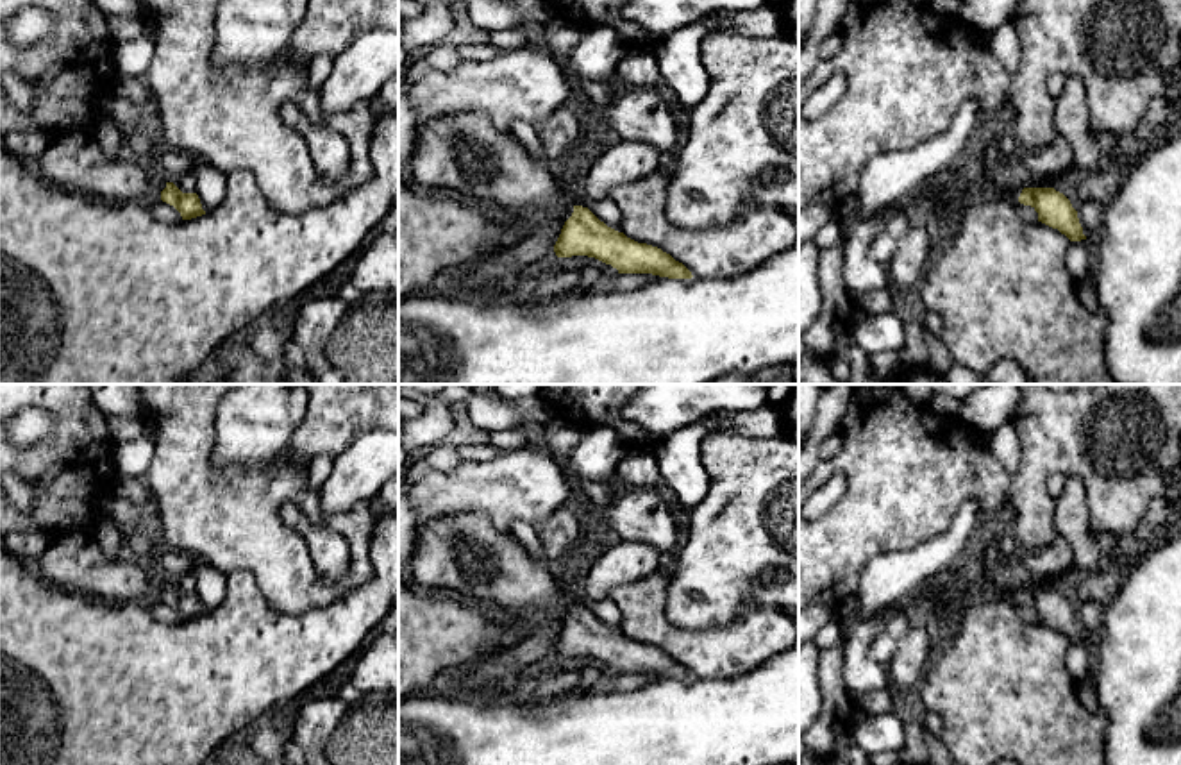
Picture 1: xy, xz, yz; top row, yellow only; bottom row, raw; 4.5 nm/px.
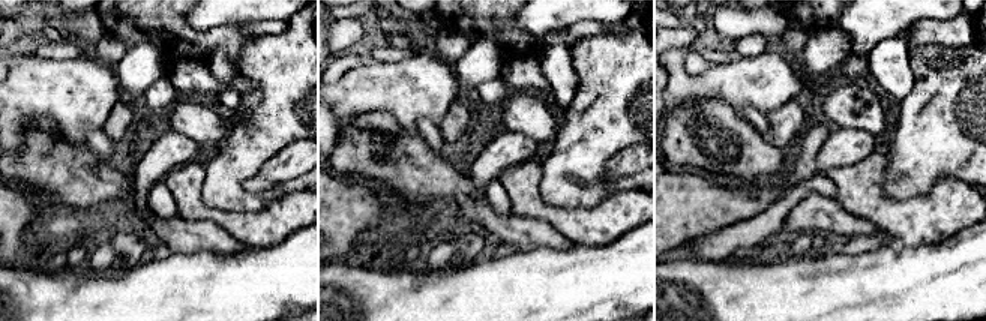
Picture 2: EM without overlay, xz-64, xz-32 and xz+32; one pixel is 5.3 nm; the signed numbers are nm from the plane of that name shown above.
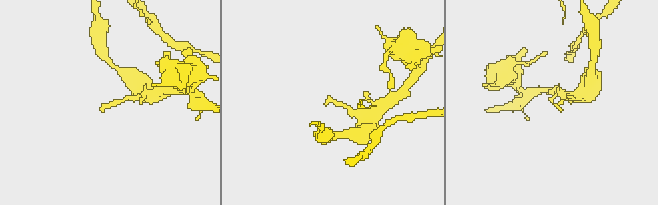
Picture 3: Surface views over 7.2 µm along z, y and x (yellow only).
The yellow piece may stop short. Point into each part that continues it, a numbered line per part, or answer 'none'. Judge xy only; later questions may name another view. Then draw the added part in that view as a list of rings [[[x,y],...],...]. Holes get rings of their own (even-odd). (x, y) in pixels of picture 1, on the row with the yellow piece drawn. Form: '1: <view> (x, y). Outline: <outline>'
1: xy (75, 161). Outline: [[[93,129],[70,130],[48,143],[32,164],[50,184],[105,202],[161,200],[166,181],[145,163],[107,157]]]

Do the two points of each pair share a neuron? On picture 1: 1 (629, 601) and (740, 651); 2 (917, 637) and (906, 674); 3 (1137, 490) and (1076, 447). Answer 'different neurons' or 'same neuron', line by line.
1: same neuron
2: same neuron
3: same neuron

